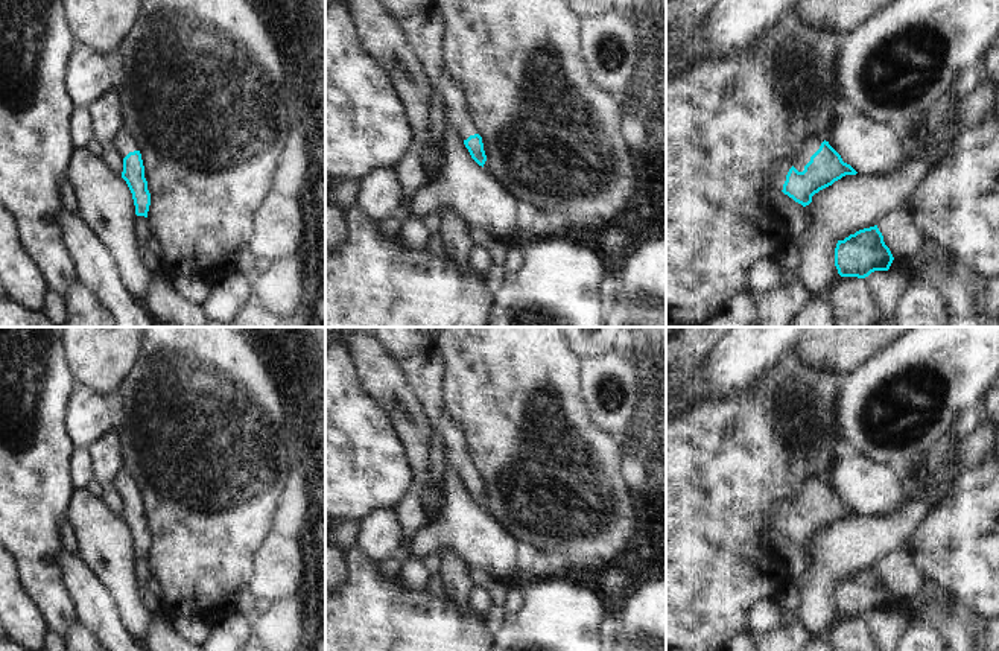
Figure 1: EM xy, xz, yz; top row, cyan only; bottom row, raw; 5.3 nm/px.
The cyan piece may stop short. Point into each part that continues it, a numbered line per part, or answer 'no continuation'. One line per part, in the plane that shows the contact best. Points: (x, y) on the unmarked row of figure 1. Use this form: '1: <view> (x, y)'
1: yz (777, 516)

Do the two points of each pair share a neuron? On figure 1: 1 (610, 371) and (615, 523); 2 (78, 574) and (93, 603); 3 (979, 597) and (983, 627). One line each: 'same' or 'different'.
1: different
2: same
3: different

